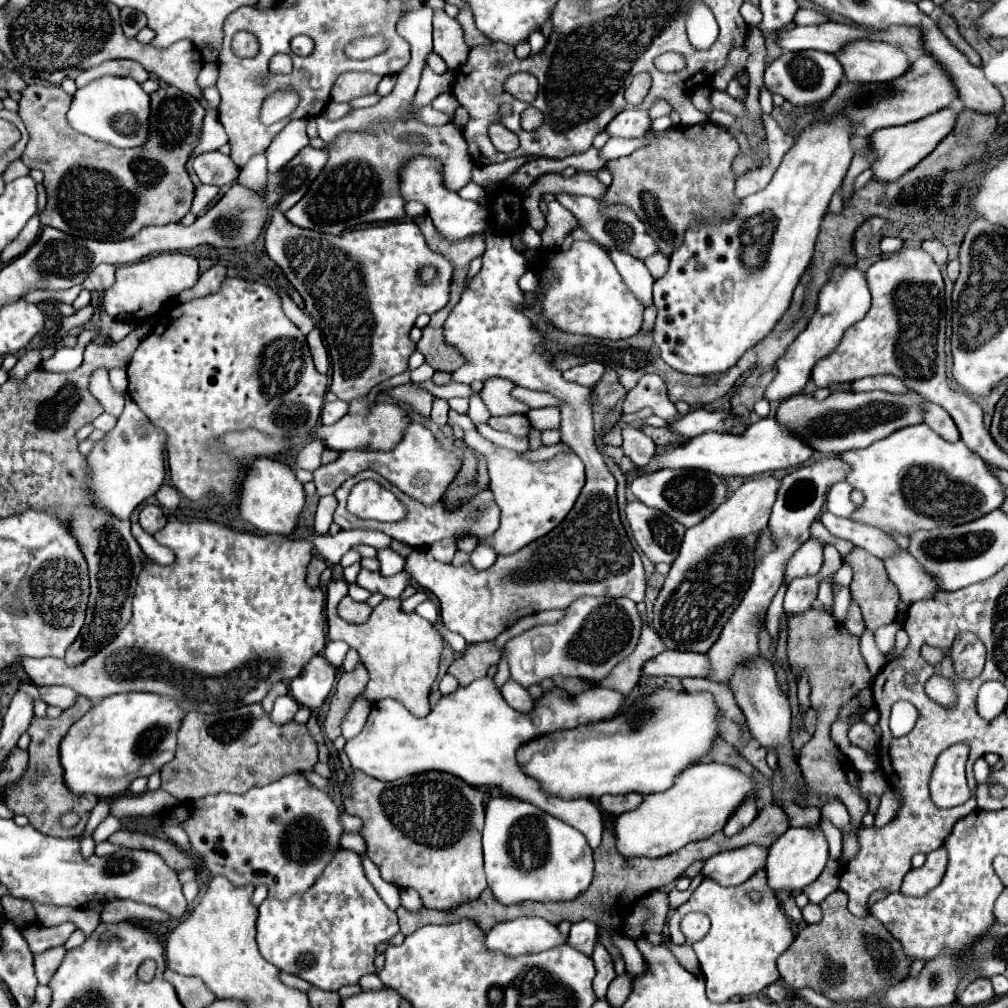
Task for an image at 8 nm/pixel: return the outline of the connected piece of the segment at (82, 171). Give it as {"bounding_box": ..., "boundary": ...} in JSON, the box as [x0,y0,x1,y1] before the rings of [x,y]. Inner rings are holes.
{"bounding_box":[20,84,206,240],"boundary":[[[30,84],[22,92],[20,118],[30,134],[22,162],[44,172],[48,206],[40,214],[42,226],[92,240],[124,240],[144,226],[164,226],[190,212],[194,184],[186,172],[188,156],[200,140],[206,110],[196,98],[162,86],[152,98],[150,138],[142,148],[118,150],[92,140],[68,126],[66,112],[72,96],[54,84]],[[170,214],[170,218],[158,218]]]}

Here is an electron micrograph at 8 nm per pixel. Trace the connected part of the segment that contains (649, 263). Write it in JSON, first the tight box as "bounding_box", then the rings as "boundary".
{"bounding_box":[644,252,668,280],"boundary":[[[658,252],[658,254],[654,254],[654,256],[650,256],[644,264],[646,264],[646,268],[650,270],[650,274],[652,274],[652,278],[654,278],[654,280],[662,278],[662,276],[666,274],[666,270],[668,270],[668,258],[666,258],[666,256],[662,256],[660,252]]]}

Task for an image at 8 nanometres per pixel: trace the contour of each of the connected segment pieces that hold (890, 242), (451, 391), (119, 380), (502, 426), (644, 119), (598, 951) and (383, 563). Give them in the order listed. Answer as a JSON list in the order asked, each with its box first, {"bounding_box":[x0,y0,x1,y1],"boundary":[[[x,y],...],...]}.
[{"bounding_box":[880,238,902,254],"boundary":[[[882,238],[882,242],[880,242],[880,250],[884,252],[884,254],[894,254],[894,252],[898,252],[902,248],[902,240],[900,238]]]},{"bounding_box":[416,380,470,400],"boundary":[[[426,380],[426,382],[420,382],[420,384],[416,384],[416,386],[420,386],[422,390],[430,392],[432,396],[444,398],[444,400],[450,400],[450,398],[456,398],[456,396],[470,398],[470,386],[466,386],[466,384],[448,382],[448,384],[442,384],[442,386],[436,386],[432,380]]]},{"bounding_box":[110,368,126,392],"boundary":[[[112,368],[110,370],[110,382],[118,392],[126,392],[126,368]]]},{"bounding_box":[488,416,532,436],"boundary":[[[508,416],[508,418],[490,418],[488,422],[494,430],[504,430],[504,432],[510,432],[510,434],[516,434],[516,436],[528,436],[532,426],[528,422],[526,416]]]},{"bounding_box":[608,110,652,138],"boundary":[[[624,110],[620,112],[610,124],[608,132],[610,136],[622,136],[622,138],[640,138],[652,128],[652,118],[646,110]]]},{"bounding_box":[592,942,616,998],"boundary":[[[598,942],[596,948],[594,948],[592,960],[594,960],[594,966],[596,966],[594,992],[596,992],[598,998],[604,998],[604,996],[606,996],[606,990],[608,990],[608,984],[616,978],[614,960],[612,960],[612,956],[608,954],[608,950],[606,950],[604,946],[600,946],[600,942]]]},{"bounding_box":[378,548,406,576],"boundary":[[[392,548],[378,550],[378,560],[380,560],[380,574],[382,576],[394,576],[394,574],[402,572],[404,562],[406,562],[406,558],[396,554]]]}]

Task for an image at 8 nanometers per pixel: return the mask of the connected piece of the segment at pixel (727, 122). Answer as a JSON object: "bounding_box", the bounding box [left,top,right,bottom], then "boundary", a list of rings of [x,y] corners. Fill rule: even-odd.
{"bounding_box":[709,109,736,127],"boundary":[[[714,109],[709,114],[710,121],[724,127],[731,127],[736,123],[736,118],[726,112]]]}

